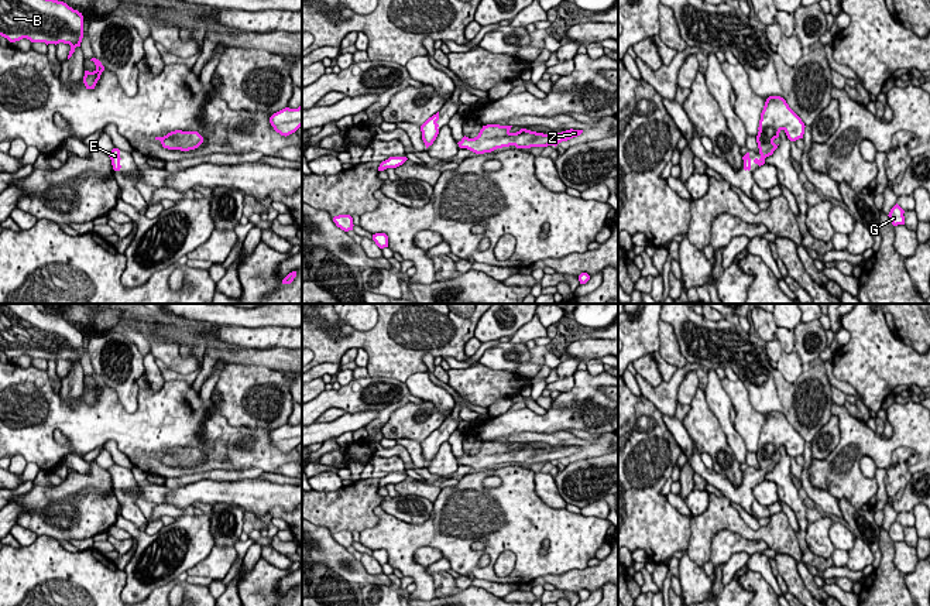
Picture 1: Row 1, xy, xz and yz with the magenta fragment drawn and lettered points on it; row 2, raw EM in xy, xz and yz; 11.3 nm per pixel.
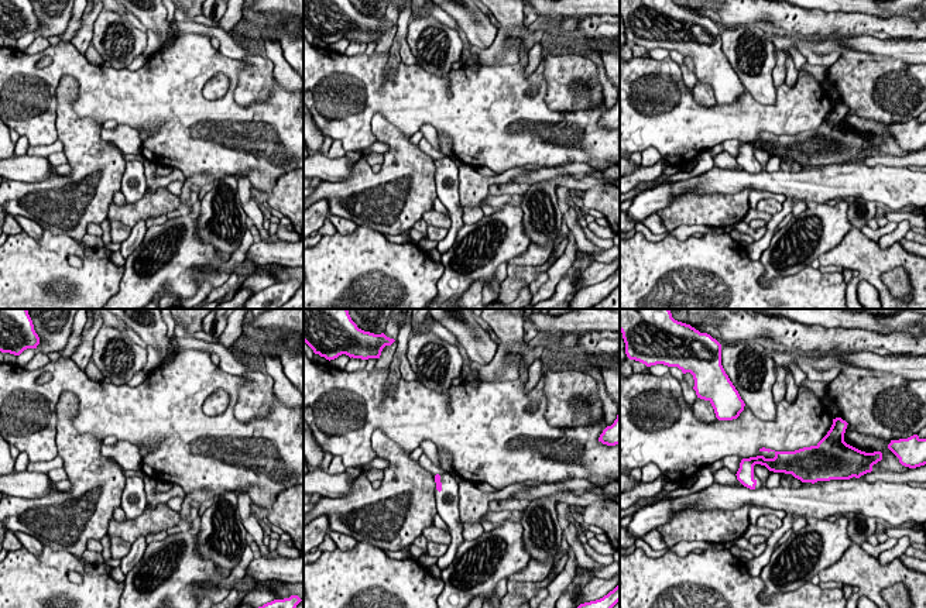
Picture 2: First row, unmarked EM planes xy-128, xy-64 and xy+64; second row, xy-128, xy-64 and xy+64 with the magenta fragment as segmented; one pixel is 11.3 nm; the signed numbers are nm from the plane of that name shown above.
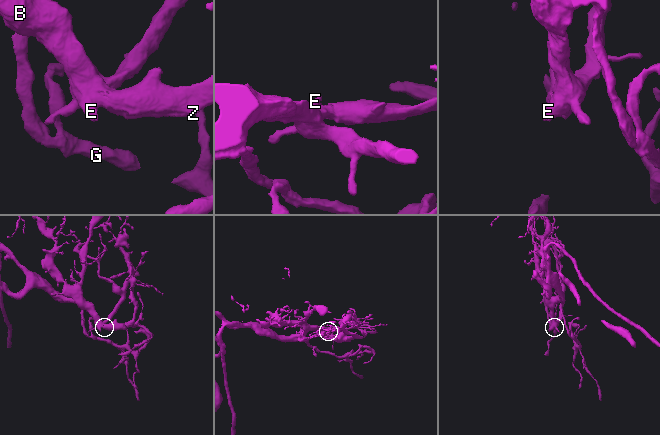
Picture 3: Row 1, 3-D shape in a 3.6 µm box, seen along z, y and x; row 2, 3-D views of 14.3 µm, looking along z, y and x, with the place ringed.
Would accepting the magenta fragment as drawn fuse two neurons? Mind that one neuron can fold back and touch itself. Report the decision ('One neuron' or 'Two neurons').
One neuron

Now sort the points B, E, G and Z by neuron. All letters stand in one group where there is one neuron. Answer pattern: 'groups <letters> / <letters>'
groups B E G Z

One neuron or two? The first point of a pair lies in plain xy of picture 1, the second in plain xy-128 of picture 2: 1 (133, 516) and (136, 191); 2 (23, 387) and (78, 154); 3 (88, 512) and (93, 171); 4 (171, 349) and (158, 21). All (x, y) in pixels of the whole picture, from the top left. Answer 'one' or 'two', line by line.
1: one
2: two
3: one
4: one

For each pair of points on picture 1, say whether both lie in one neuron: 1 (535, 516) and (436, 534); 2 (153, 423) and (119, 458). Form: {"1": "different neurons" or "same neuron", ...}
{"1": "same neuron", "2": "different neurons"}

